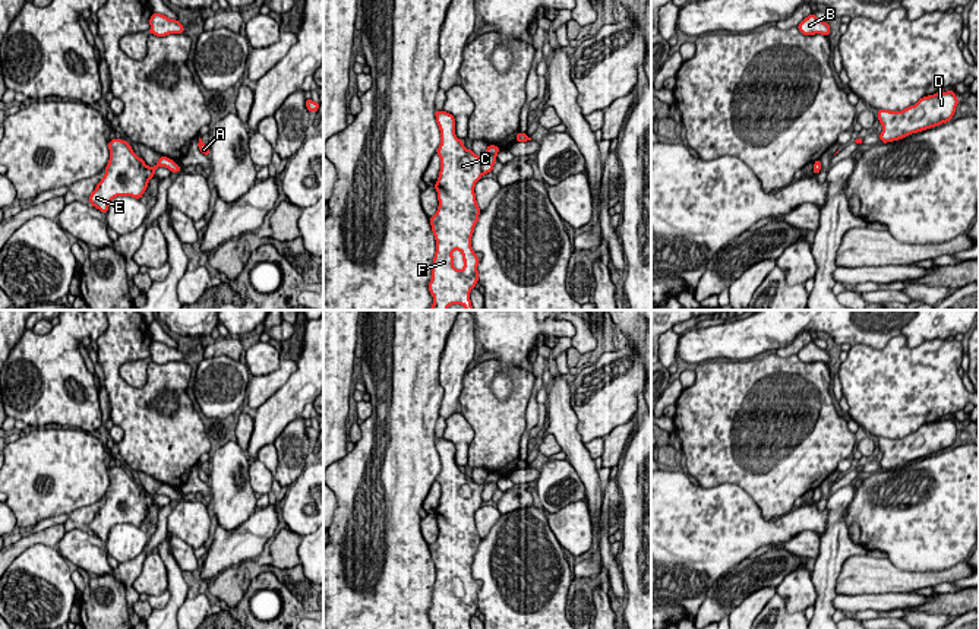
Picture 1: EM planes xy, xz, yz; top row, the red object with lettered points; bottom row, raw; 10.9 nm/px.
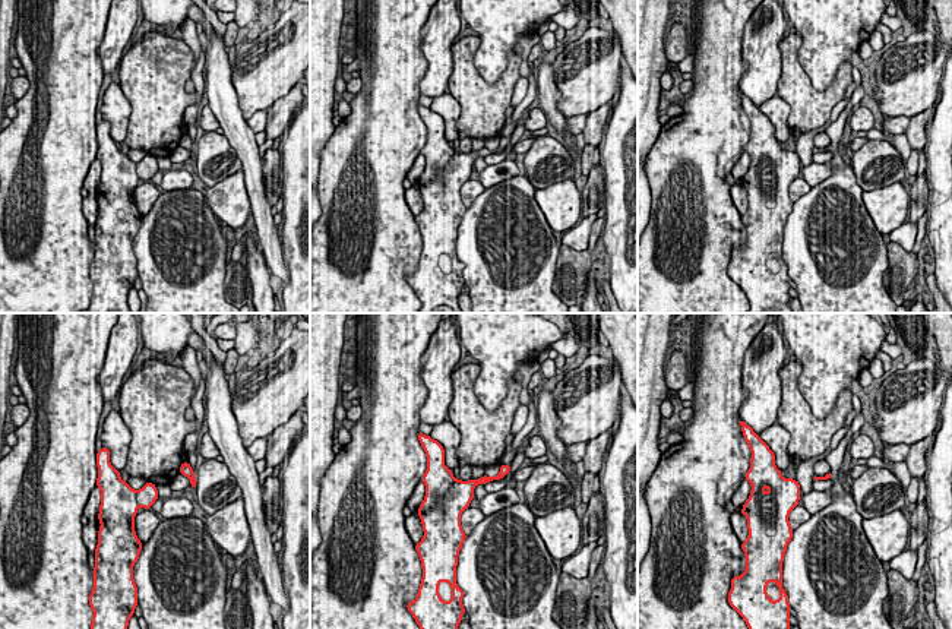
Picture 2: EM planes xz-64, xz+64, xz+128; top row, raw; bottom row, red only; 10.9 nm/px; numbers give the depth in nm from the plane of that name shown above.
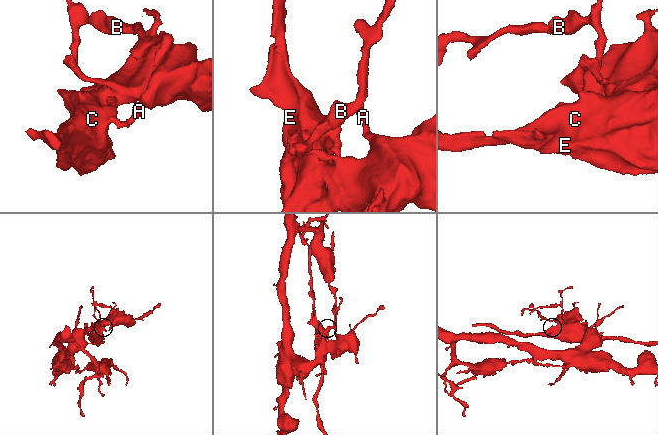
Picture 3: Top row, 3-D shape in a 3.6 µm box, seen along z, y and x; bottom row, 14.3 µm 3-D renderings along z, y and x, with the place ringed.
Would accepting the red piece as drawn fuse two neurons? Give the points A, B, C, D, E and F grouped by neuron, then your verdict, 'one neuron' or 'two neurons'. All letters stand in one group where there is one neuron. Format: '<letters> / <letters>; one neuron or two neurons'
A B D / C E F; two neurons

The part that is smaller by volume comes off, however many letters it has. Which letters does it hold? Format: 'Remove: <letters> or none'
Remove: C, E, F

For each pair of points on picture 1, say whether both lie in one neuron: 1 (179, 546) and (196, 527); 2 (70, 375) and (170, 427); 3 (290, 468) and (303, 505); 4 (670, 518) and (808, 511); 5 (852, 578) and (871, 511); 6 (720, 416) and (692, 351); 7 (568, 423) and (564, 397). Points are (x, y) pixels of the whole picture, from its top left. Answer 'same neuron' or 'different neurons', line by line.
1: different neurons
2: different neurons
3: different neurons
4: same neuron
5: different neurons
6: different neurons
7: same neuron

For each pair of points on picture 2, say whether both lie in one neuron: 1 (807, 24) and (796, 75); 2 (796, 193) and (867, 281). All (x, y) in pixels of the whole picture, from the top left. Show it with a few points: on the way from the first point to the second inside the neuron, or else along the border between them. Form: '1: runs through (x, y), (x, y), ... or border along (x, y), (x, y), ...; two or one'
1: border along (794, 31), (802, 40), (799, 63), (818, 89); two
2: border along (812, 187), (793, 204); two

